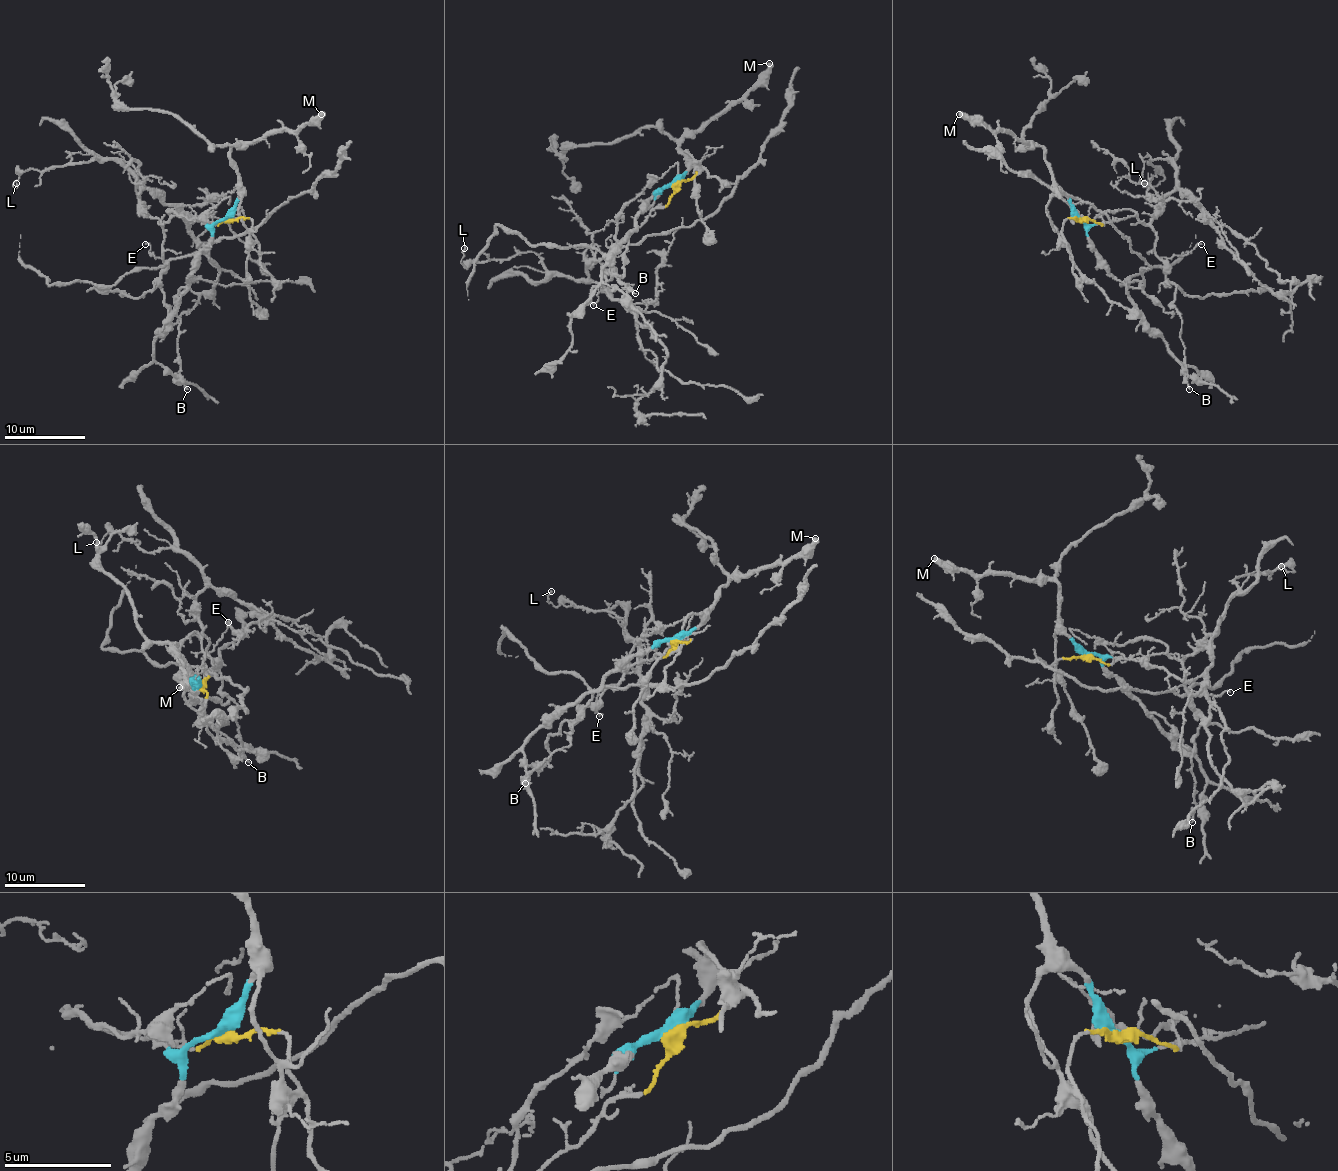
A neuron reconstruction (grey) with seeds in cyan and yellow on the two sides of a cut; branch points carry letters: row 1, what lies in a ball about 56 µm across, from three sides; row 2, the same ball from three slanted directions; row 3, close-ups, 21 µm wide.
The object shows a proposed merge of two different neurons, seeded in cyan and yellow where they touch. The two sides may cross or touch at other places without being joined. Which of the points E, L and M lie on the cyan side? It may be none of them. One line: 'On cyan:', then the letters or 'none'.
On cyan: M

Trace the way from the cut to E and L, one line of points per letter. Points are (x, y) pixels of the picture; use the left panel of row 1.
E: (226, 219), (216, 225), (173, 215), (163, 225), (163, 253), (159, 257), (151, 255), (151, 247), (145, 243)
L: (226, 219), (175, 215), (163, 223), (114, 160), (27, 168), (17, 182)

